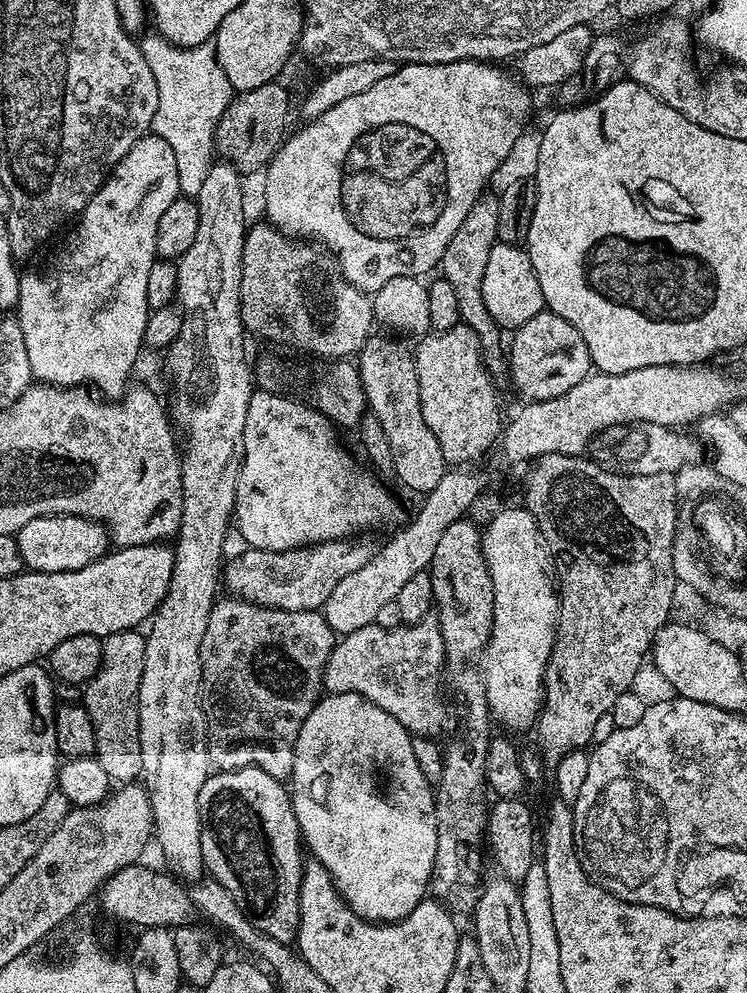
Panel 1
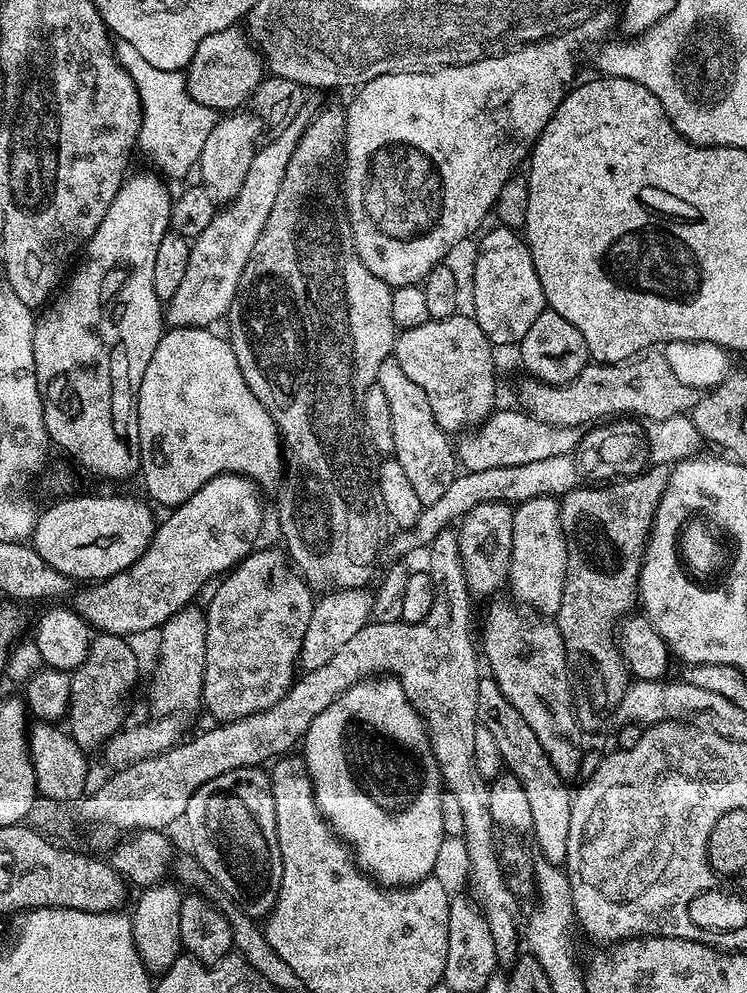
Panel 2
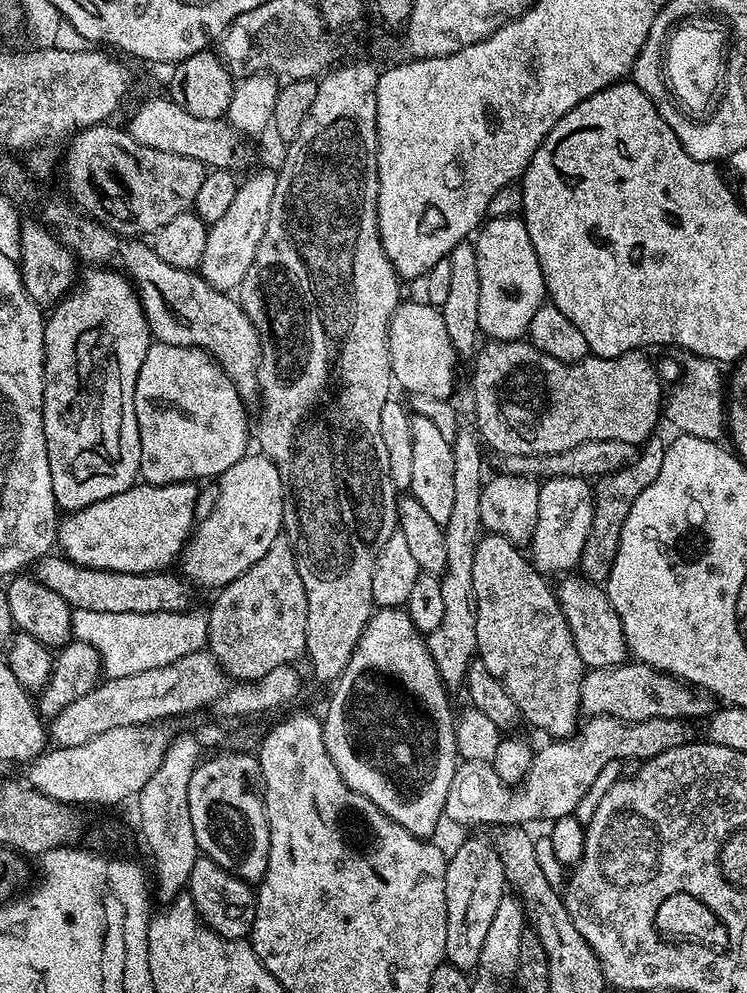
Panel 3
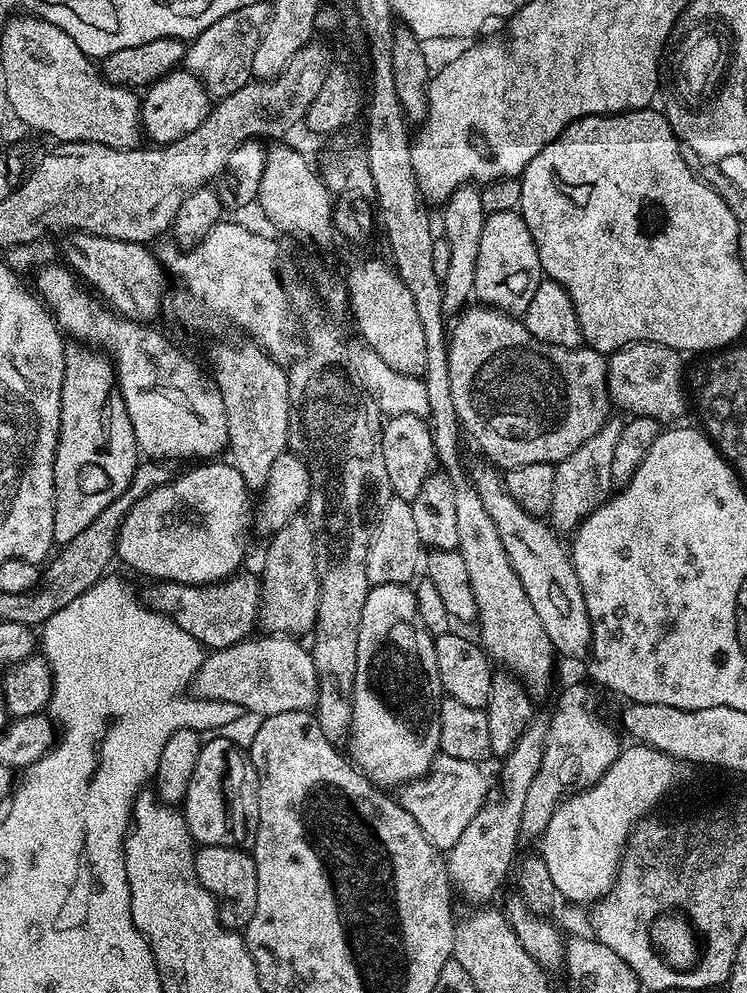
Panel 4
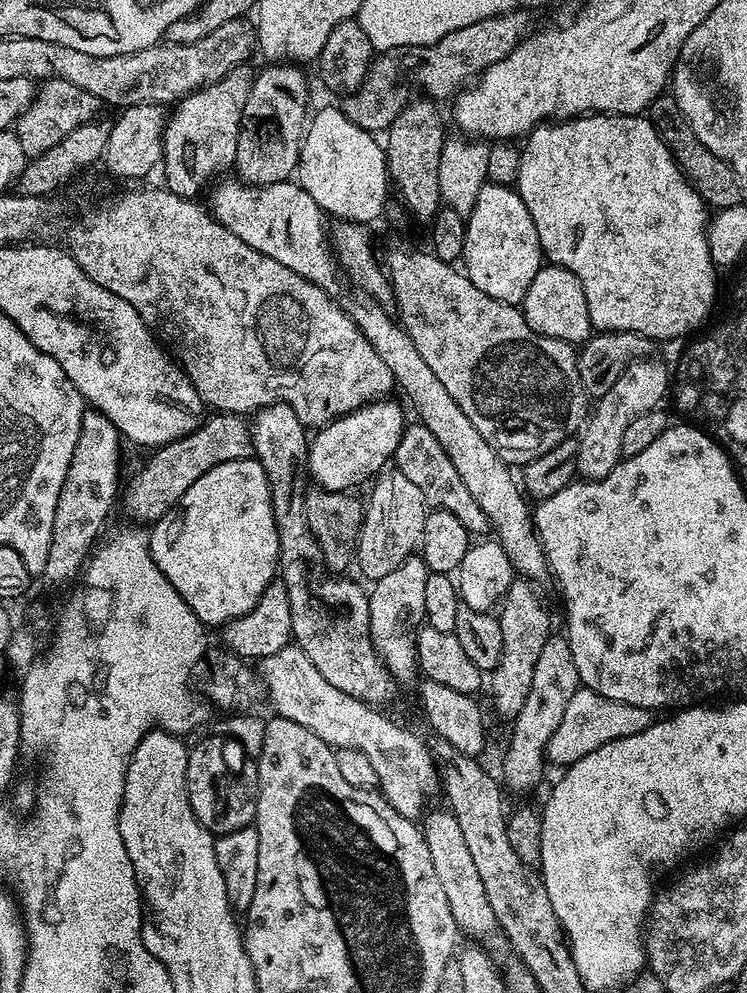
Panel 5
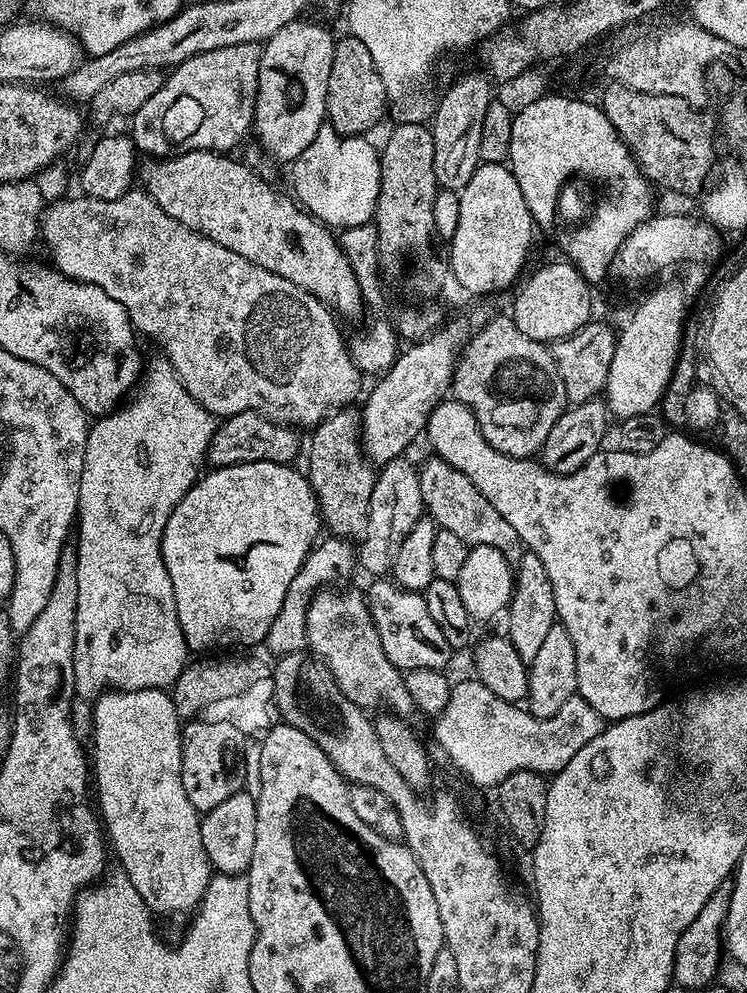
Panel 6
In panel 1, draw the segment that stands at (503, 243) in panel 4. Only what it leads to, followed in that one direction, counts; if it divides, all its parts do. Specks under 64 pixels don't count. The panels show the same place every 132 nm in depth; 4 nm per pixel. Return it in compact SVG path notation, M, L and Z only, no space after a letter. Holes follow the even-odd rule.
M498 242L494 250L490 250L486 275L482 278L482 298L486 301L486 310L490 310L490 318L494 318L501 330L520 328L530 322L530 318L545 311L542 286L538 286L538 274L534 274L534 266L521 245Z

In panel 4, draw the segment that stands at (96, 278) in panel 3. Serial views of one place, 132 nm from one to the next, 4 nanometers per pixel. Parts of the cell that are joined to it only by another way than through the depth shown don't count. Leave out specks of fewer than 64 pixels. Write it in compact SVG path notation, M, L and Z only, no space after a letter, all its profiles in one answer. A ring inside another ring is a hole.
M88 346L72 347L64 357L60 433L54 458L54 541L60 546L78 538L114 498L128 489L138 463L134 430L116 383L113 361L91 352Z

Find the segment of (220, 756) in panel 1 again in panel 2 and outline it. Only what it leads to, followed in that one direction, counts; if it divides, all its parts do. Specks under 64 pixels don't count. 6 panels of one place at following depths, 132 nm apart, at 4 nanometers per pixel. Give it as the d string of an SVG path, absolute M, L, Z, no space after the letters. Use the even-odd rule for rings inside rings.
M257 547L211 589L212 597L208 600L204 618L206 662L202 704L208 707L213 721L237 720L273 708L297 679L302 640L306 638L306 626L310 626L314 593L286 563L285 553L277 548Z

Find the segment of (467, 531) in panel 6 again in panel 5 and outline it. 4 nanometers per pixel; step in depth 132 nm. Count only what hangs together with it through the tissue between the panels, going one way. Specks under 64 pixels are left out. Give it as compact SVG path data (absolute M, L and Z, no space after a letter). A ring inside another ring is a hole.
M412 422L405 427L398 442L394 468L395 471L406 474L406 478L410 478L410 482L414 482L418 490L422 490L425 505L454 514L454 518L458 518L458 522L466 526L469 534L489 531L490 525L486 514L482 514L482 506L478 506L478 501L471 496L470 490L462 482L462 477L458 475L458 470L454 470L454 462L446 458L446 450L442 450L438 438L434 438L434 434L430 434L424 424Z

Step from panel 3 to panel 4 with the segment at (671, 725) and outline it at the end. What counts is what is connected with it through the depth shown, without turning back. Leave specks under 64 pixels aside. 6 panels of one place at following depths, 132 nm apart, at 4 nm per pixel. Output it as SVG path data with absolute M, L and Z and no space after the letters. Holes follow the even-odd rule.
M440 754L425 776L411 780L399 789L398 803L406 810L406 814L410 814L410 818L414 818L414 822L418 822L422 834L426 834L435 848L452 848L462 835L462 830L474 822L474 814L478 814L489 799L488 776L480 767L475 760L450 758Z

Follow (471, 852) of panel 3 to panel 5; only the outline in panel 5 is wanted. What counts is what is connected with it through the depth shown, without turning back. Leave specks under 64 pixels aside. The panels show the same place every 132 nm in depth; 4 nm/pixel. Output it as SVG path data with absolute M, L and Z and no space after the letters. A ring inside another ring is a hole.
M553 634L548 637L546 646L542 646L542 654L538 657L538 663L534 665L534 682L530 682L530 694L526 694L526 706L511 721L512 737L508 740L508 749L504 752L504 776L502 780L516 792L524 792L532 788L544 776L544 764L546 765L546 753L550 738L554 738L554 730L562 726L562 718L566 710L566 702L574 698L577 688L581 687L580 675L574 666L574 654L570 654L570 646L563 635Z

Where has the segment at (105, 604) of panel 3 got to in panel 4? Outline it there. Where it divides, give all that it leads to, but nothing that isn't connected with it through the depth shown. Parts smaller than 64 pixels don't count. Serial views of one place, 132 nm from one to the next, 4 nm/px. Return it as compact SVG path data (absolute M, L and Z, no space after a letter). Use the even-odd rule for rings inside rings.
M241 570L218 584L183 584L158 580L149 585L142 595L143 604L182 626L182 630L203 644L205 649L215 650L240 644L253 635L252 627L257 627L260 577L255 571Z

